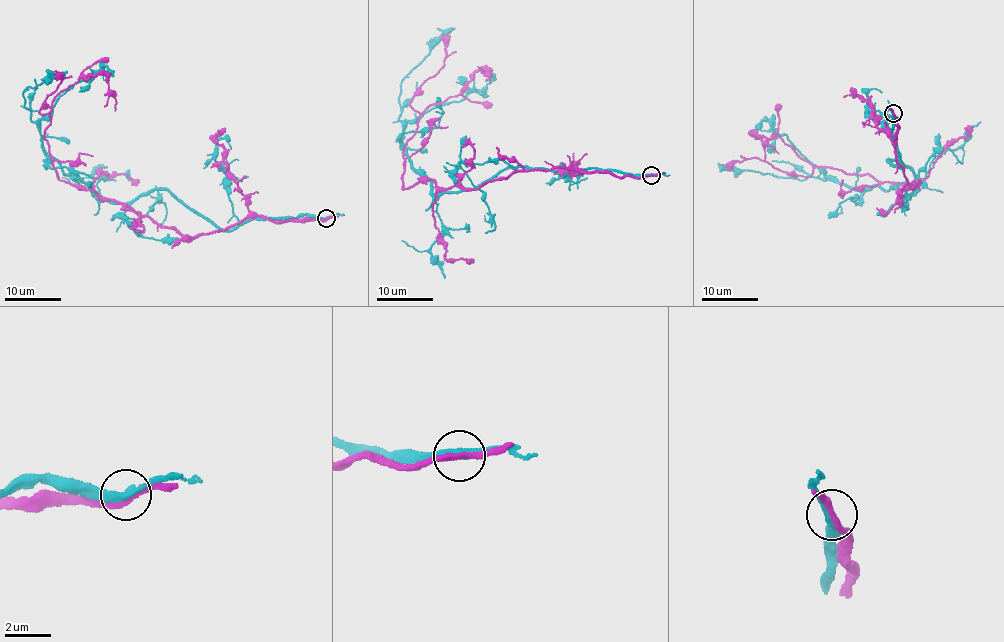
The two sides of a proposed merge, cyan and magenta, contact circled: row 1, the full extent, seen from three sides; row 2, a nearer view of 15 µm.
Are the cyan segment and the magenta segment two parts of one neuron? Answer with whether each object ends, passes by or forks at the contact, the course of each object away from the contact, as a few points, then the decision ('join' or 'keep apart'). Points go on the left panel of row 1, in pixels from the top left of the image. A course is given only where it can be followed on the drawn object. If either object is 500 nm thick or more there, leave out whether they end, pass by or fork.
cyan passes by | magenta passes by | cyan via (325, 218), (246, 220), (223, 230), (168, 191), (97, 200), (44, 148), (25, 104), (30, 87), (66, 70) | magenta via (325, 218), (250, 216), (186, 240), (60, 180), (43, 135), (56, 96), (104, 74), (115, 111) | keep apart

